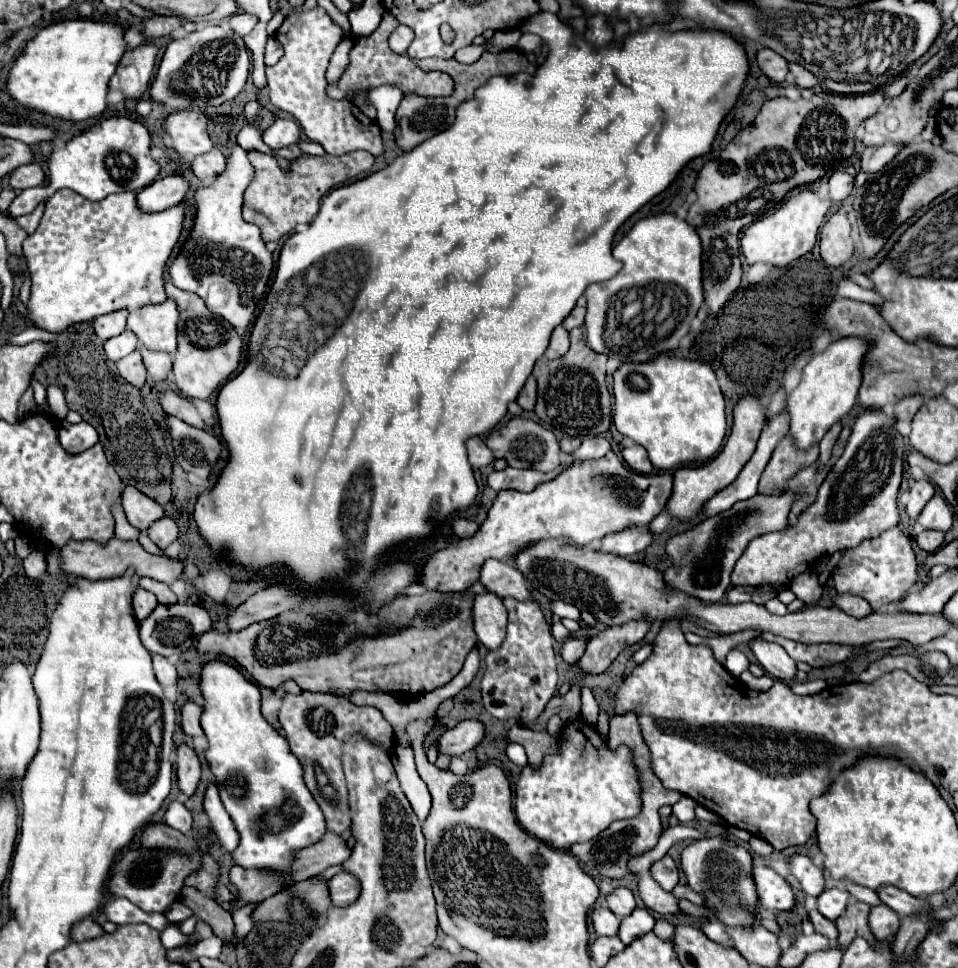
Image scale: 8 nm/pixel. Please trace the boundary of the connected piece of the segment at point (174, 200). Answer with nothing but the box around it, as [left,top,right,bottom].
[136,176,188,214]

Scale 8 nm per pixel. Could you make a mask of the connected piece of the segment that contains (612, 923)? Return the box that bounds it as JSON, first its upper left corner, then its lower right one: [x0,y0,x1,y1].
[592,906,620,936]

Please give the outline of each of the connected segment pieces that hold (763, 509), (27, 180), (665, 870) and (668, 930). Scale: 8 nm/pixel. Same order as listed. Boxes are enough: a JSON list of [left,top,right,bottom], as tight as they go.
[[664,492,800,602],[10,162,46,190],[650,856,678,892],[654,920,674,940]]

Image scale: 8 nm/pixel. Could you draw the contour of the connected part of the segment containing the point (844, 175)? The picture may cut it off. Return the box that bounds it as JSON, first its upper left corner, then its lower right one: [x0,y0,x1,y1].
[828,170,854,202]

